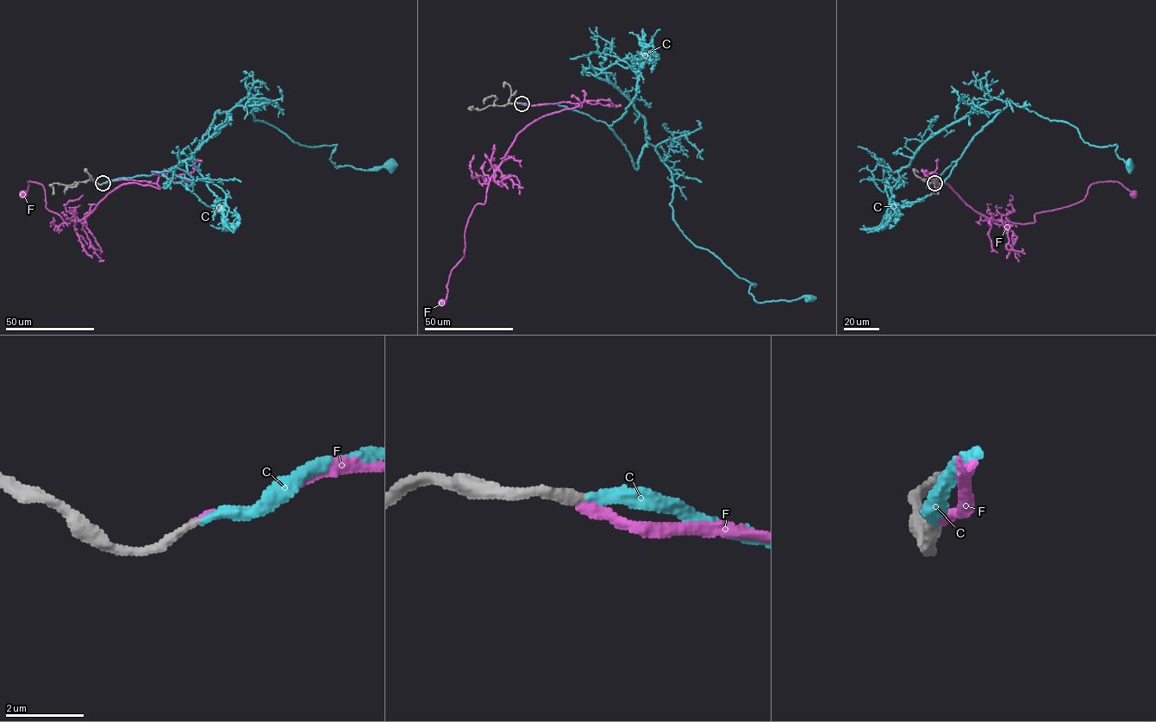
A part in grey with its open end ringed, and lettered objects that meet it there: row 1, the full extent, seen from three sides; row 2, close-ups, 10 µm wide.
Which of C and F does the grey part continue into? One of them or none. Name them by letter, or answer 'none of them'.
F

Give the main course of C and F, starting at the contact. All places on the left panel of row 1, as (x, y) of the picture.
C: (103, 183), (187, 162), (214, 114), (244, 97), (254, 121), (295, 142), (336, 144), (337, 167), (390, 165)
F: (103, 183), (159, 188), (120, 185), (67, 223), (46, 207), (41, 184), (28, 181), (22, 193)

